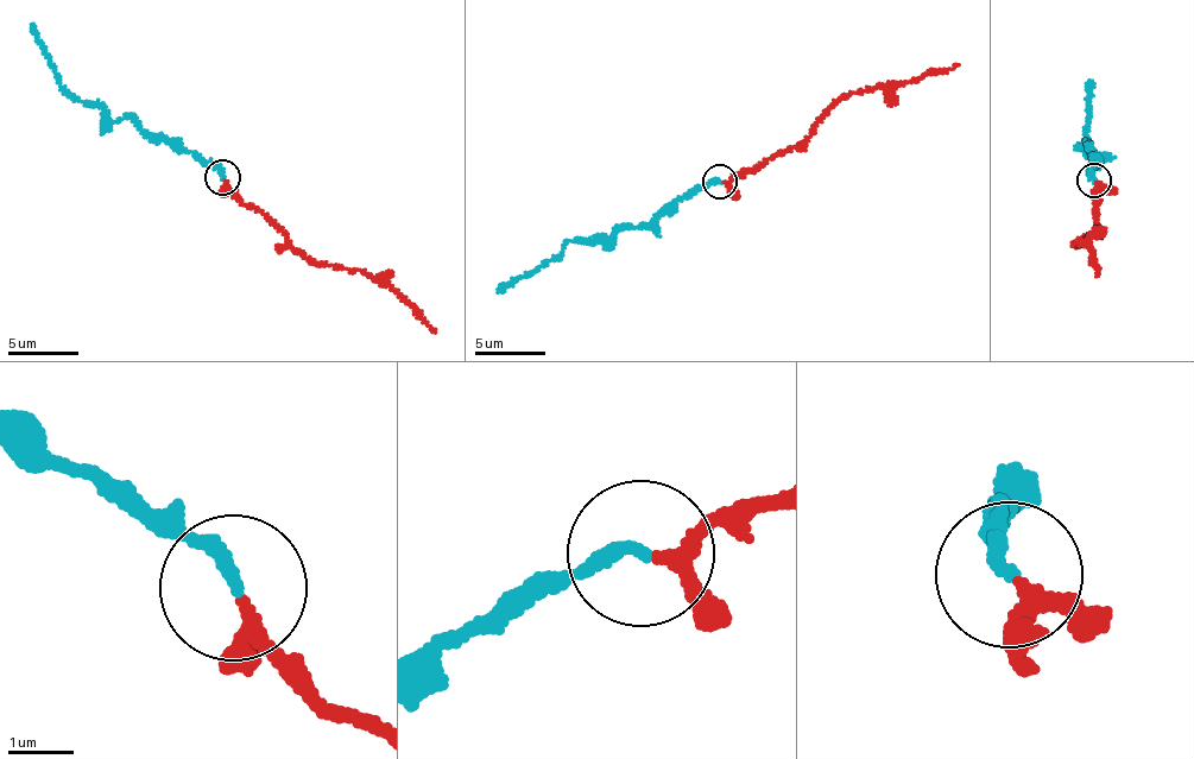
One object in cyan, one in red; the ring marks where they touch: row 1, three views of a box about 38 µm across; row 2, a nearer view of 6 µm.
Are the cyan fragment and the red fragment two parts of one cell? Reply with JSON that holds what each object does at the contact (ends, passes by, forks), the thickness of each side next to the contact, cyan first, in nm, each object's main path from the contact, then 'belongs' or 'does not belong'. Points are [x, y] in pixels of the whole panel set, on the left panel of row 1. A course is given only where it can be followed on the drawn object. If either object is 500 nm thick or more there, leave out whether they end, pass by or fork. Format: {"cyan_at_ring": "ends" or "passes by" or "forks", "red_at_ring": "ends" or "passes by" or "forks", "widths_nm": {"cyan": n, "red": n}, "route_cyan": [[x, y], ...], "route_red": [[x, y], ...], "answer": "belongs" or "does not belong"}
{"cyan_at_ring": "ends", "red_at_ring": "passes by", "widths_nm": {"cyan": 200, "red": 190}, "route_cyan": [[221, 176], [124, 118], [109, 119], [101, 107], [79, 101], [59, 83], [31, 25]], "route_red": [[225, 181], [227, 191], [267, 216], [288, 244], [329, 265], [379, 279], [435, 333]], "answer": "belongs"}

